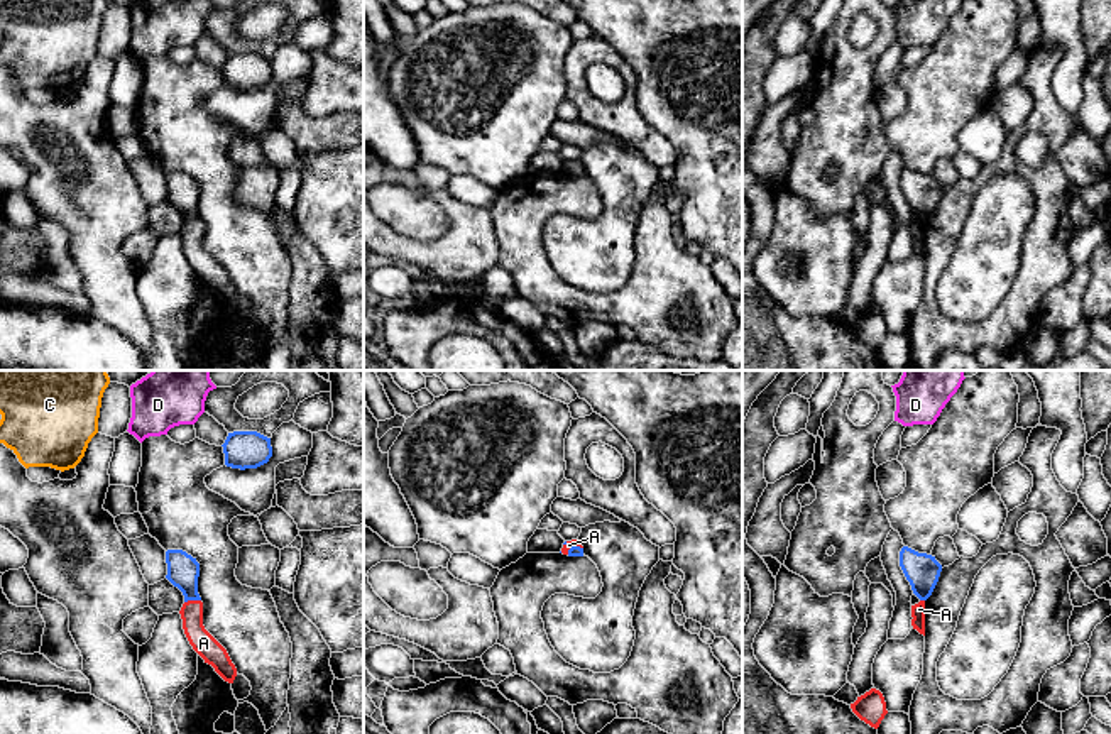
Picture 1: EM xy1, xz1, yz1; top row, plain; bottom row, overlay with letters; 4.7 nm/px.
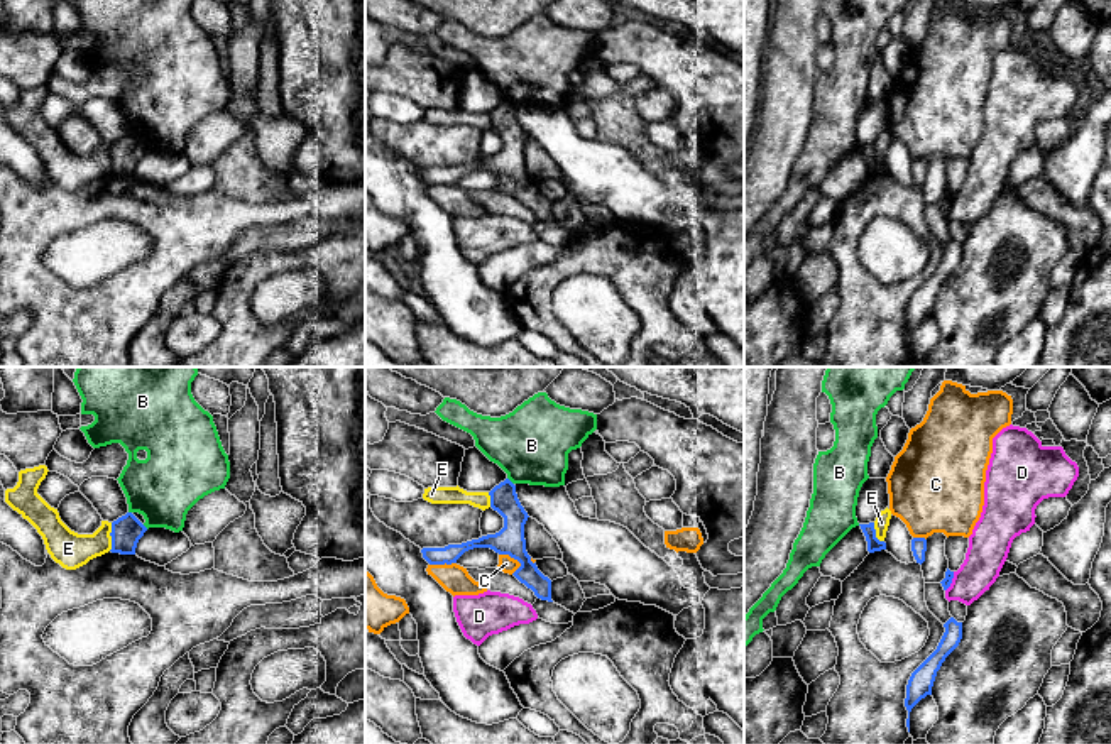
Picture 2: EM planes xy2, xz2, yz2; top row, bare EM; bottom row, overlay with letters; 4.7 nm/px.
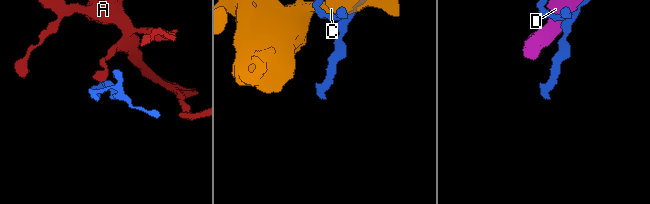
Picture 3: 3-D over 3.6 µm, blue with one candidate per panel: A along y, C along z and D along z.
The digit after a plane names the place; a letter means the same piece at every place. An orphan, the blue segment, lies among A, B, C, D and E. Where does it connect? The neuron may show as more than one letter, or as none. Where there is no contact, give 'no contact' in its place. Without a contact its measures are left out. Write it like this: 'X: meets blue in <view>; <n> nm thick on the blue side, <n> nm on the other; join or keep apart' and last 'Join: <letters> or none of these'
A: meets blue in xy1; 160 nm thick on the blue side, 110 nm on the other; join
B: meets blue in xz2; 130 nm thick on the blue side, 360 nm on the other; keep apart
C: meets blue in xz2; 140 nm thick on the blue side, 80 nm on the other; keep apart
D: meets blue in yz2; 50 nm thick on the blue side, 190 nm on the other; keep apart
E: meets blue in xy2; 140 nm thick on the blue side, 170 nm on the other; keep apart
Join: A

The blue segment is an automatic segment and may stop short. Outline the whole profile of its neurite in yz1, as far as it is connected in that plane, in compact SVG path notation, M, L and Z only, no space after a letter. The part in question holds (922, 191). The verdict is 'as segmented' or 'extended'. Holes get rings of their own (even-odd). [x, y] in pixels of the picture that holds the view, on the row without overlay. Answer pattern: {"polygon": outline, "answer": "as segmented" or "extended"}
{"polygon": "M903 167L900 173L900 188L913 215L920 220L918 225L911 227L911 247L925 257L925 222L939 203L942 186L932 176Z", "answer": "extended"}

